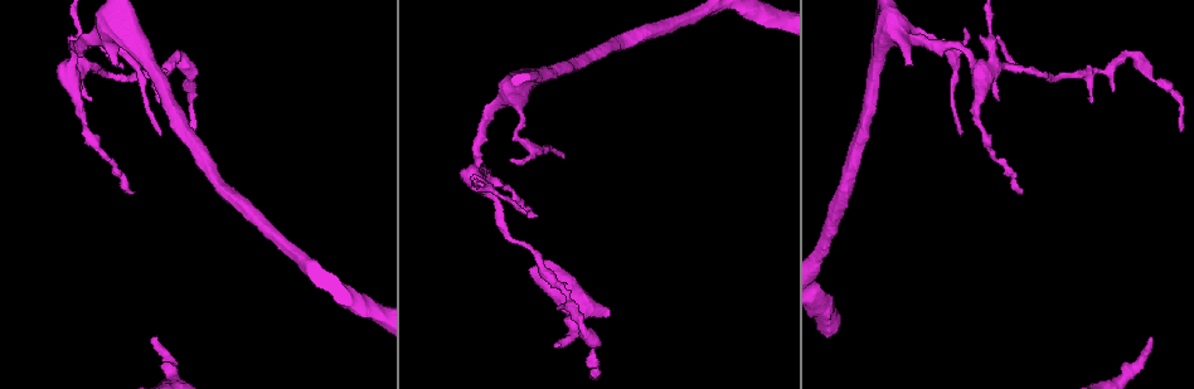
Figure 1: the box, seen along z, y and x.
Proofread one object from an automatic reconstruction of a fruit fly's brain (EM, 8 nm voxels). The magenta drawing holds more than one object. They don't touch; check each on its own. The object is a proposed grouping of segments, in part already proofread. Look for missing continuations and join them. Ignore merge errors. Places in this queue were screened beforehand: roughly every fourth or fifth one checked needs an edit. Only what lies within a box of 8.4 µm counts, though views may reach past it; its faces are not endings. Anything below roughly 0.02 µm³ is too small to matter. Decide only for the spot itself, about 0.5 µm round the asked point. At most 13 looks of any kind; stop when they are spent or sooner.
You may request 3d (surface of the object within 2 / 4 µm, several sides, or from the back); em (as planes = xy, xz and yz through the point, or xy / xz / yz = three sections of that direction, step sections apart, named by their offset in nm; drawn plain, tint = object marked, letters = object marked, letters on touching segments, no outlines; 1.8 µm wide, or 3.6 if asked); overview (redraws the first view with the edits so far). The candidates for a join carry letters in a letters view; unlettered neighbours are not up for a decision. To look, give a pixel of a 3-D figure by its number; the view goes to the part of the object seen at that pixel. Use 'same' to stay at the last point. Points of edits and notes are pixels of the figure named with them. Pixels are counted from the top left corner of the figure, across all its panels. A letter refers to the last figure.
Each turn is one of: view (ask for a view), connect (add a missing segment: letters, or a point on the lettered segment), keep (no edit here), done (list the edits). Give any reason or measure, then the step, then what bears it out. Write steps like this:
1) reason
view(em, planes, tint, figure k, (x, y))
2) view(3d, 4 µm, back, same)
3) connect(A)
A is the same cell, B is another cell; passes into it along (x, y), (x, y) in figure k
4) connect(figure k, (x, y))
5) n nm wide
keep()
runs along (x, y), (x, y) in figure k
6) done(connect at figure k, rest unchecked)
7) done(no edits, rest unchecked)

an open end
view(em, planes, letters, figure 1, (555, 346))

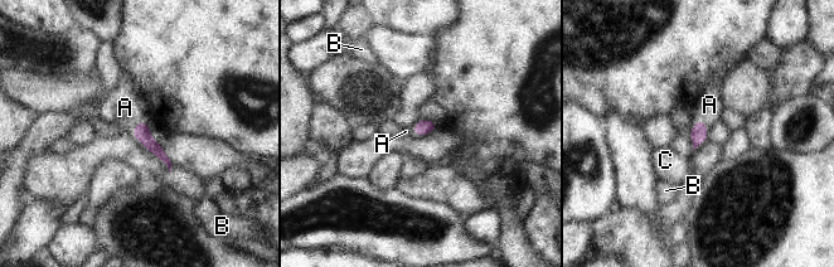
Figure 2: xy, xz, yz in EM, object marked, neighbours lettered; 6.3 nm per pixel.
connect(A)
A is the same cell, B and C are other cells; passes into it along (141, 132), (137, 125), (125, 107) in figure 2; it goes on there

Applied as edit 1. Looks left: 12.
branch stops here
view(3d, 2 µm, figure 1, (1019, 194))

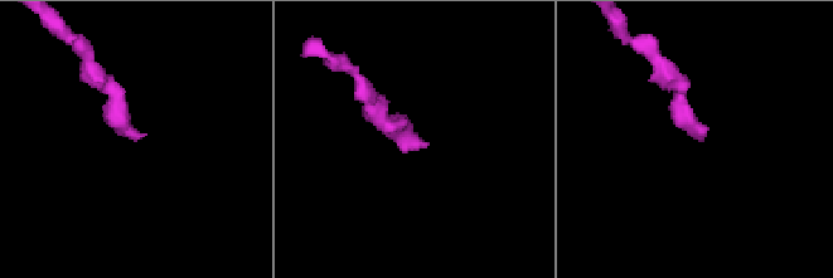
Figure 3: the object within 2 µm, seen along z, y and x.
need the tissue
view(em, planes, letters, figure 3, (141, 134))

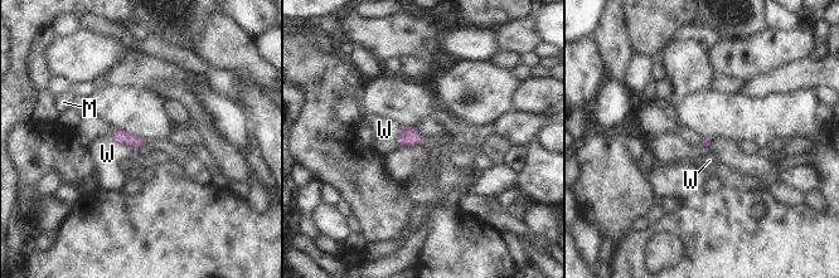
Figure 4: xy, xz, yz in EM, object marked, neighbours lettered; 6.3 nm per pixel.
keep()
M and W are other cells; none of them fits

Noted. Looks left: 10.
thin neck
view(em, xy, step 16, tint, figure 1, (84, 127))

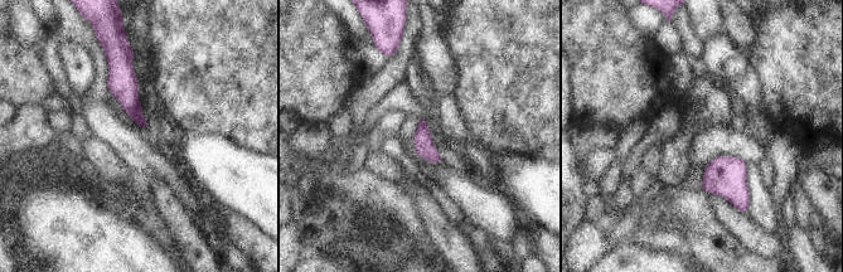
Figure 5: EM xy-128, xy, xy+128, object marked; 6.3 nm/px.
view(em, xy, step 16, letters, same)

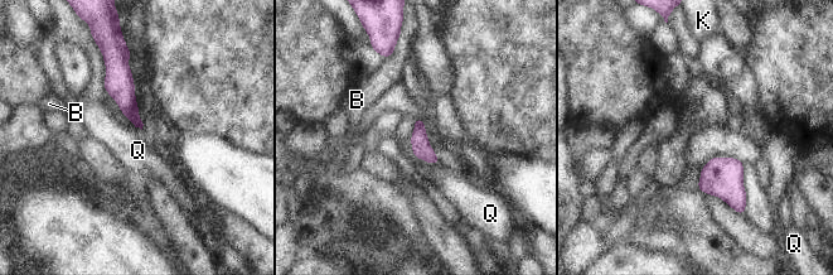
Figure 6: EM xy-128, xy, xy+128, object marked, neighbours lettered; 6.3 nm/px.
70 nm wide
keep()
B, K and Q are other cells; border along (410, 139), (416, 158), (440, 162) in figure 6; none of them fits

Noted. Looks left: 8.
an open end
view(em, planes, tint, figure 1, (119, 63))

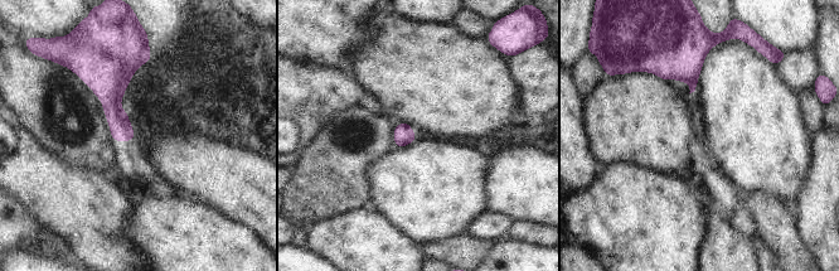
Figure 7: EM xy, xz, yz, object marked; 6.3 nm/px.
view(em, planes, letters, same)

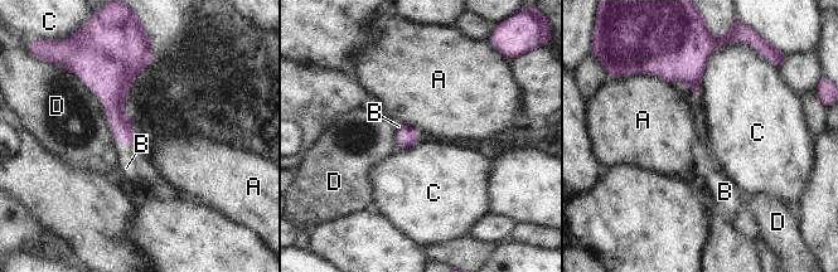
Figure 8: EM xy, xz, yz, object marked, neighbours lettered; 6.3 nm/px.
connect(B)
B is the same cell, A, C and D are other cells; passes into it along (124, 132), (122, 142), (126, 168) in figure 8; it goes on there

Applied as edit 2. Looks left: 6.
view(overview)

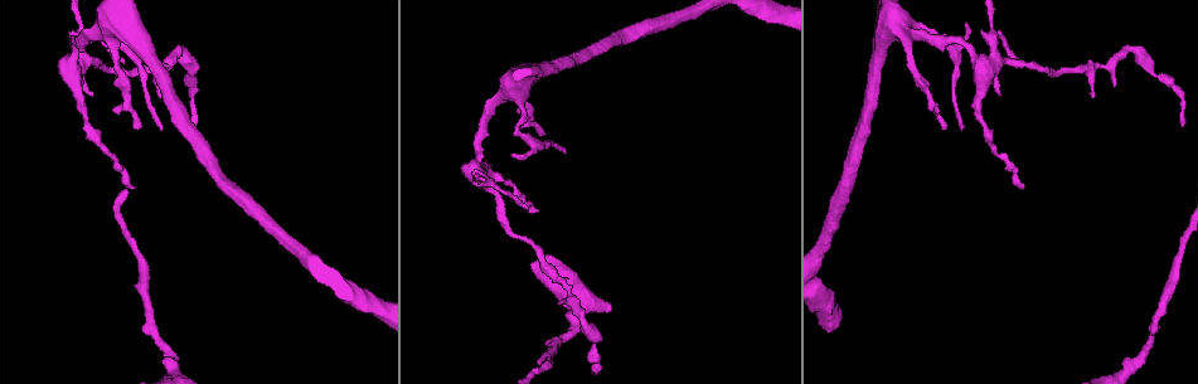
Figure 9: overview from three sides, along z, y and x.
thin end
view(em, planes, letters, figure 9, (1093, 97))

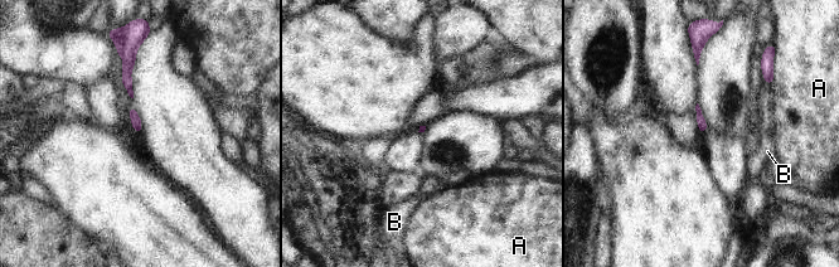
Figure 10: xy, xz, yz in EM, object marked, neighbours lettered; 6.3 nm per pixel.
A touches over 70 nm
keep()
A and B are other cells; no lettered segment goes on from it

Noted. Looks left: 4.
done(connect at figure 2, connect at figure 8, rest unchecked)

